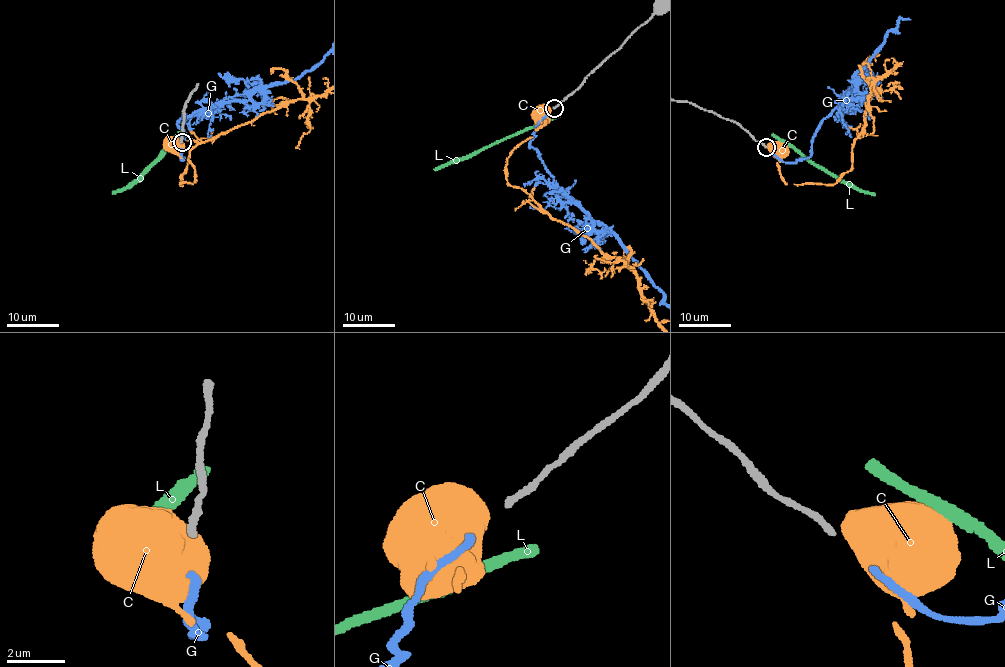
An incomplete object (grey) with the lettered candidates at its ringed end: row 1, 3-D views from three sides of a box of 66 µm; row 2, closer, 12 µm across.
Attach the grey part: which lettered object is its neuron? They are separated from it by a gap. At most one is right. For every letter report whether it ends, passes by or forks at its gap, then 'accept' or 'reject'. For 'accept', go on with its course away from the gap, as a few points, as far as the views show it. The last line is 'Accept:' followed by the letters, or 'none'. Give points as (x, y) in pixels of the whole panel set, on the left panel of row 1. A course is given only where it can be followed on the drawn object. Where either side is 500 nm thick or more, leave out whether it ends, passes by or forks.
C: reject
G: it ends there; reject
L: it ends there; reject
Accept: none

